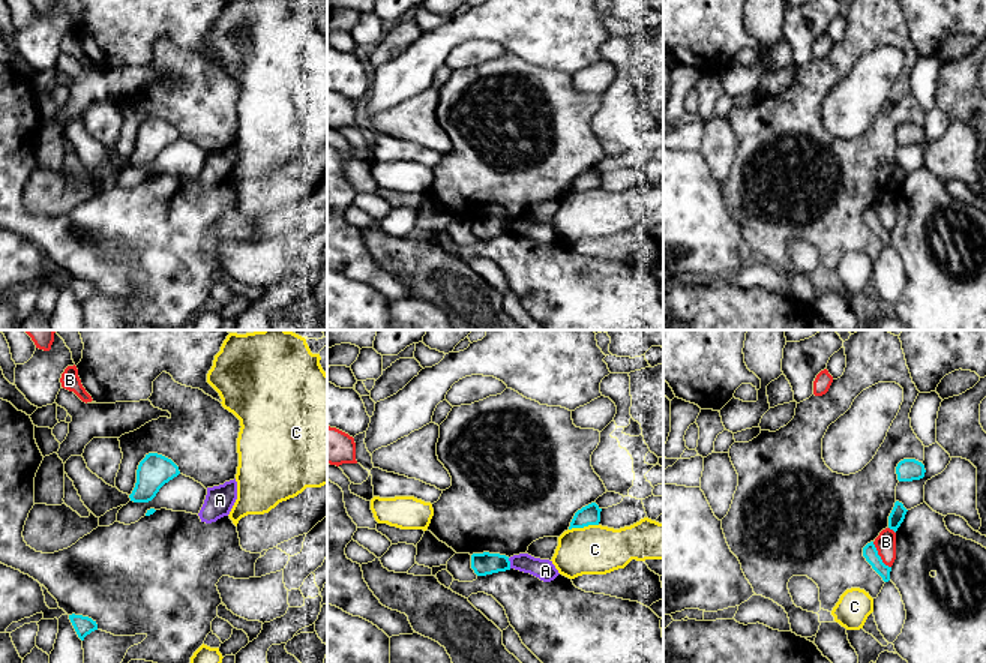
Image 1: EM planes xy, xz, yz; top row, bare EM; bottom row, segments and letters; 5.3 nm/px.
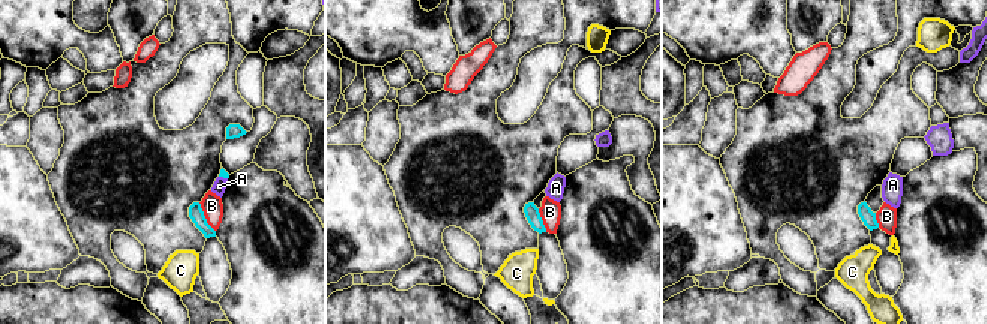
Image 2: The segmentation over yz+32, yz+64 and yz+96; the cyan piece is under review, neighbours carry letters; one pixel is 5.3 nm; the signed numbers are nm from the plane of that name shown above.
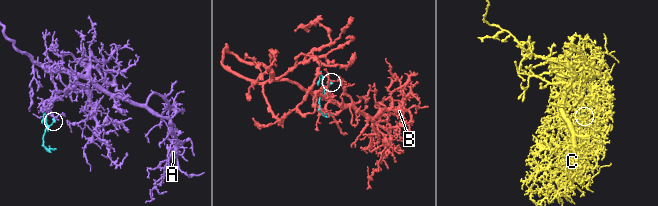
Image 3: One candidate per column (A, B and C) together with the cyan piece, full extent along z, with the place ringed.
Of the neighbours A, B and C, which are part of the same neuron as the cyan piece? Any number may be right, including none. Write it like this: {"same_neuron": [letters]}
{"same_neuron": []}

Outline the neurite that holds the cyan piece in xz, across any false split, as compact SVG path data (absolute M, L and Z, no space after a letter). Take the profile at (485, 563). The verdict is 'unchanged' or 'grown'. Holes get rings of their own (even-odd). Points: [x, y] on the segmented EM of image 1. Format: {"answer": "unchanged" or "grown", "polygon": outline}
{"answer": "unchanged", "polygon": "M473 554L471 568L477 576L486 576L498 572L510 570L509 556L500 554Z"}

